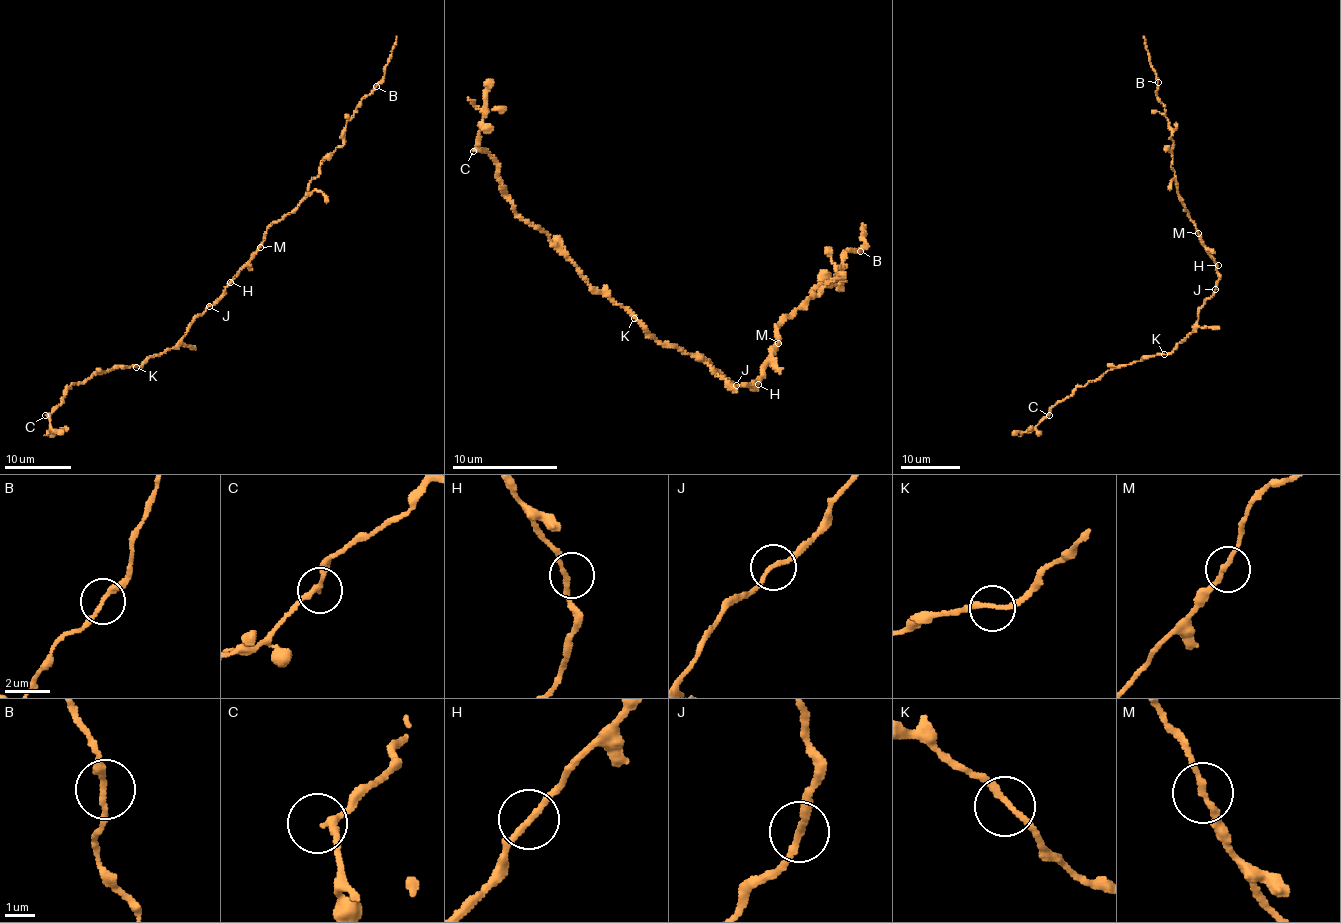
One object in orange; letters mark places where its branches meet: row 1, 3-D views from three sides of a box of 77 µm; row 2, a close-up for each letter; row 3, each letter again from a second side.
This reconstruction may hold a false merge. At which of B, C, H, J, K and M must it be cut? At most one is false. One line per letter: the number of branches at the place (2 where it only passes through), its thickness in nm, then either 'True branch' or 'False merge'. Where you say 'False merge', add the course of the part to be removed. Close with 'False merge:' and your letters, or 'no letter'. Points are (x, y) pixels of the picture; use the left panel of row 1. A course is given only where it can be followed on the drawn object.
B: Branches: 2. Thickness 200 nm. True branch
C: Branches: 2. Thickness 200 nm. True branch
H: Branches: 2. Thickness 200 nm. True branch
J: Branches: 2. Thickness 200 nm. True branch
K: Branches: 2. Thickness 200 nm. True branch
M: Branches: 2. Thickness 190 nm. True branch
False merge: no letter

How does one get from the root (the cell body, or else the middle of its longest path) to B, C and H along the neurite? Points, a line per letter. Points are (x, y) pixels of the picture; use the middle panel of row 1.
B: (744, 386), (762, 375), (780, 325), (819, 283), (843, 278), (835, 271), (846, 251), (861, 250)
C: (744, 386), (656, 341), (596, 293), (546, 232), (518, 215), (488, 152), (473, 151)
H: (744, 386), (758, 384)

